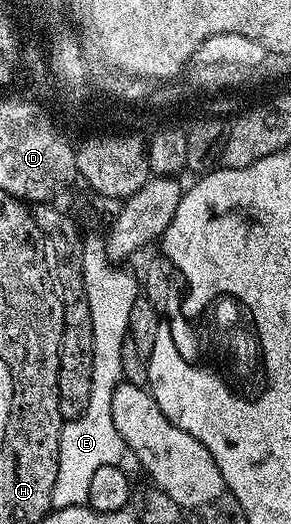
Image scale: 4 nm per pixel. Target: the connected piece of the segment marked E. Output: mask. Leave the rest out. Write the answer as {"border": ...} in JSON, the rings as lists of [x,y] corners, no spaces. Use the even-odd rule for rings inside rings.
{"border":[[[90,245],[82,248],[84,289],[88,293],[88,313],[92,313],[92,395],[79,419],[63,422],[56,485],[52,485],[51,508],[86,507],[92,476],[100,465],[121,464],[124,444],[112,421],[112,393],[123,380],[120,349],[128,338],[128,316],[140,297],[140,279],[130,271],[117,271],[105,250]]]}

